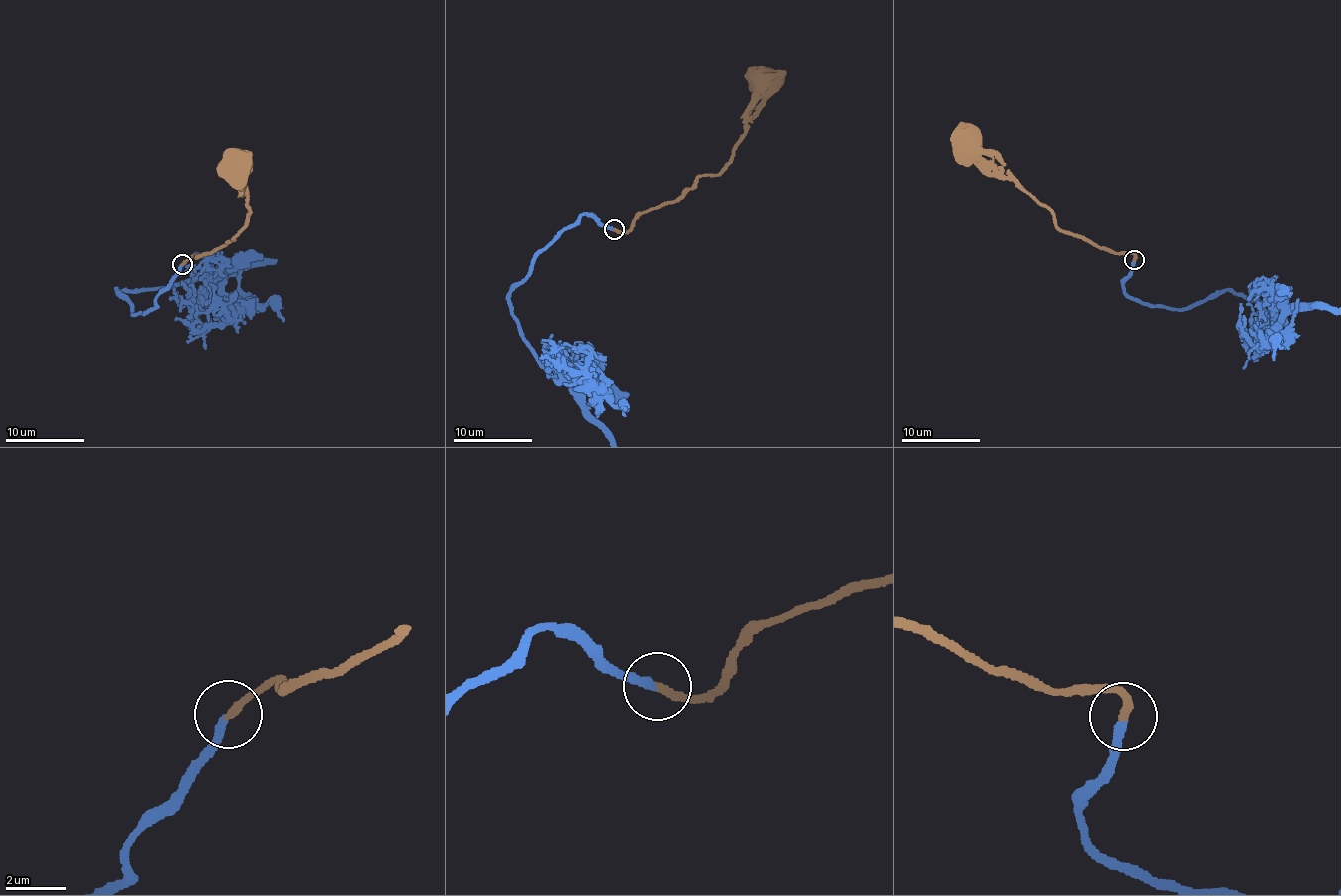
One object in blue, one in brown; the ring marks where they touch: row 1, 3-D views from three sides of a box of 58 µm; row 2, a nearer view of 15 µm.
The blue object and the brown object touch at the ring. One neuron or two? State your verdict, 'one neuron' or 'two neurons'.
one neuron

